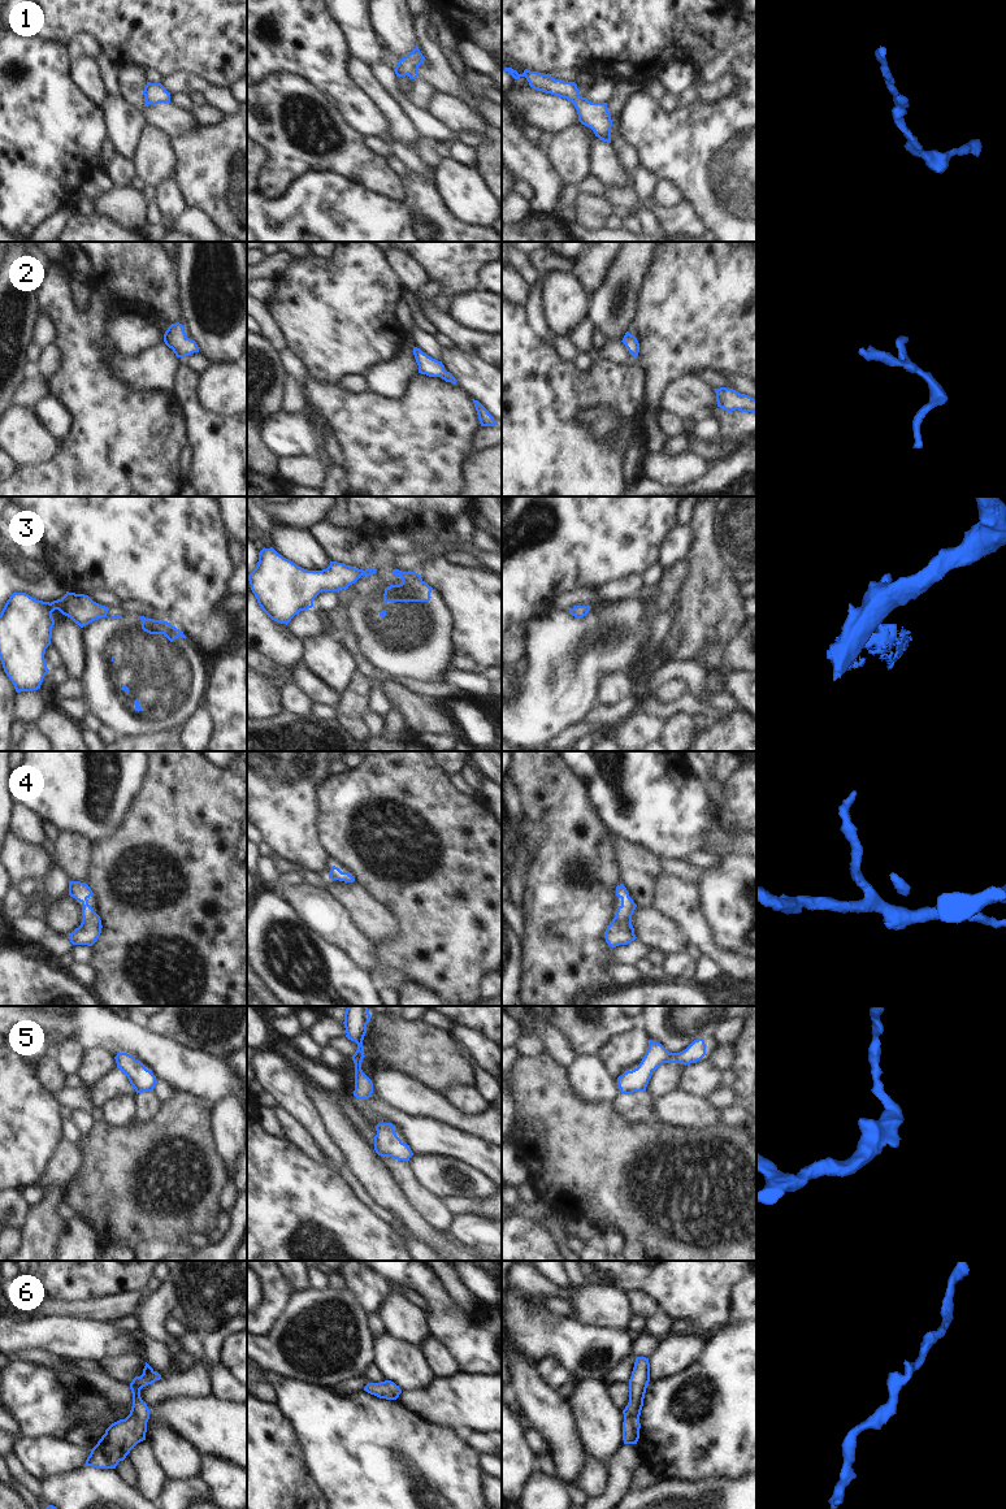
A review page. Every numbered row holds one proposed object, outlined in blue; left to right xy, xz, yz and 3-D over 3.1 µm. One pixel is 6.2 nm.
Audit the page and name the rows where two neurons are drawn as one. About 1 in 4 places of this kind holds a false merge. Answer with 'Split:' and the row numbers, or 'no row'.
Split: 3

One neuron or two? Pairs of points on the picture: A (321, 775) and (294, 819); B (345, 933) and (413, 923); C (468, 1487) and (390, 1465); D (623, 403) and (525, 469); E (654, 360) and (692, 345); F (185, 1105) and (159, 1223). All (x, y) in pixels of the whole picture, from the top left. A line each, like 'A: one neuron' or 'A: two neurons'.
A: one neuron
B: two neurons
C: one neuron
D: one neuron
E: one neuron
F: one neuron

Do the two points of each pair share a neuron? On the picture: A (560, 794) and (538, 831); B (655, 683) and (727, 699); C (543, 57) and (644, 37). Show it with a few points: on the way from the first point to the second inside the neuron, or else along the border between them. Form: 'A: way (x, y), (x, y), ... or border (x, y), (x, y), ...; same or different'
A: border (525, 815), (545, 828), (545, 837), (534, 855); different
B: way (673, 673), (684, 673), (709, 698); same
C: way (568, 37), (619, 37); same

